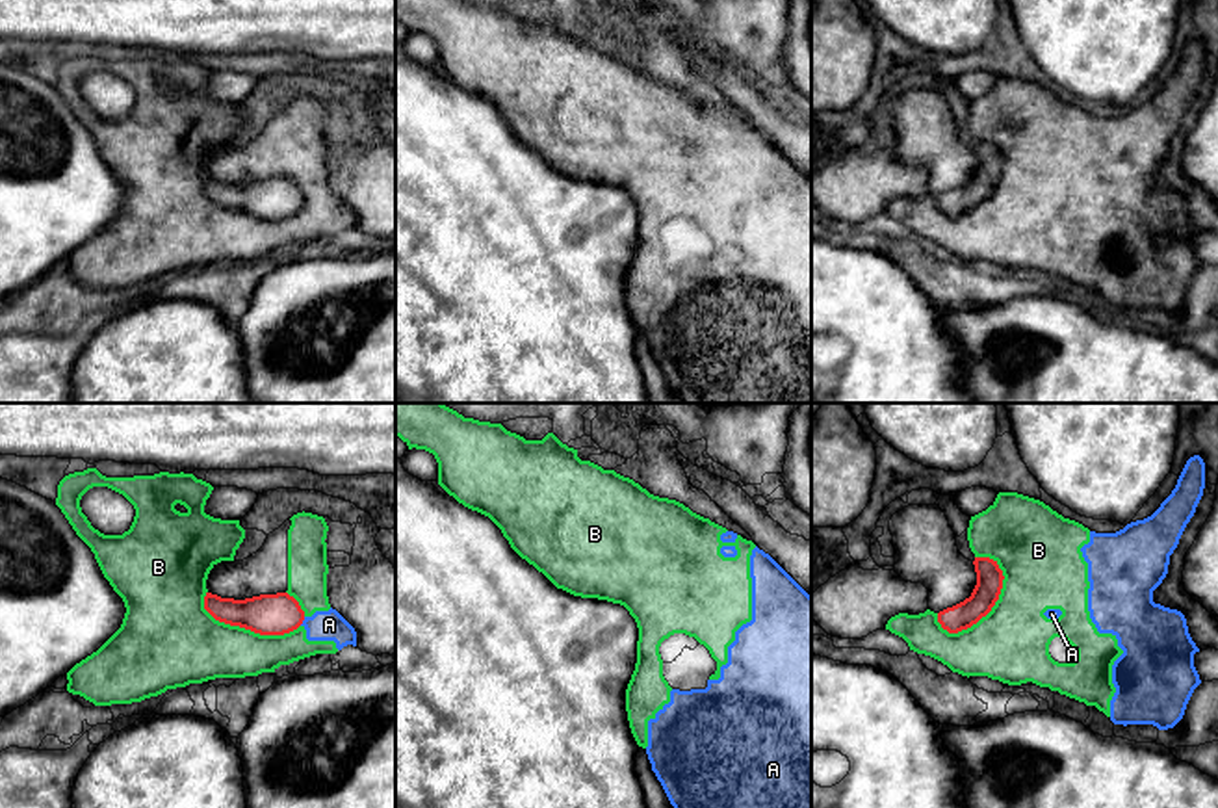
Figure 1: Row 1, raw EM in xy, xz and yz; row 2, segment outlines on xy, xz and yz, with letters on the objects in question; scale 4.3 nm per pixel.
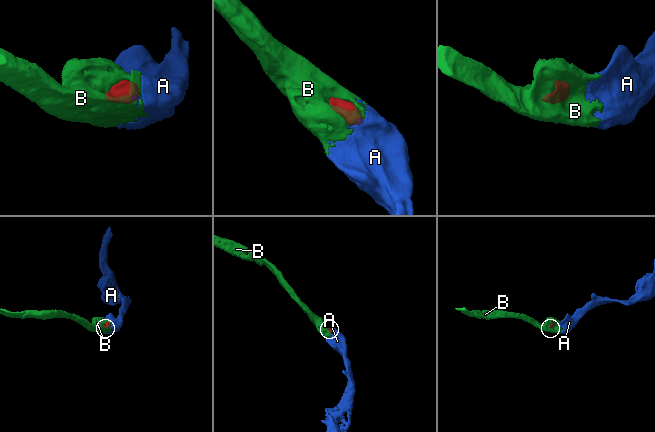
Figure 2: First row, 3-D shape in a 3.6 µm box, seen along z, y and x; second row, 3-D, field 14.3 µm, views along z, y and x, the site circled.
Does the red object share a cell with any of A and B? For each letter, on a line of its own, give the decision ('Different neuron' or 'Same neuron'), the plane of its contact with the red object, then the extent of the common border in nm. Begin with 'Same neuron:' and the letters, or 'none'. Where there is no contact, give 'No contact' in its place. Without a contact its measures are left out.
Same neuron: none
A: Different neuron. Touches red in xy. Shared border 50 nm
B: Different neuron. Touches red in yz. Shared border 380 nm

